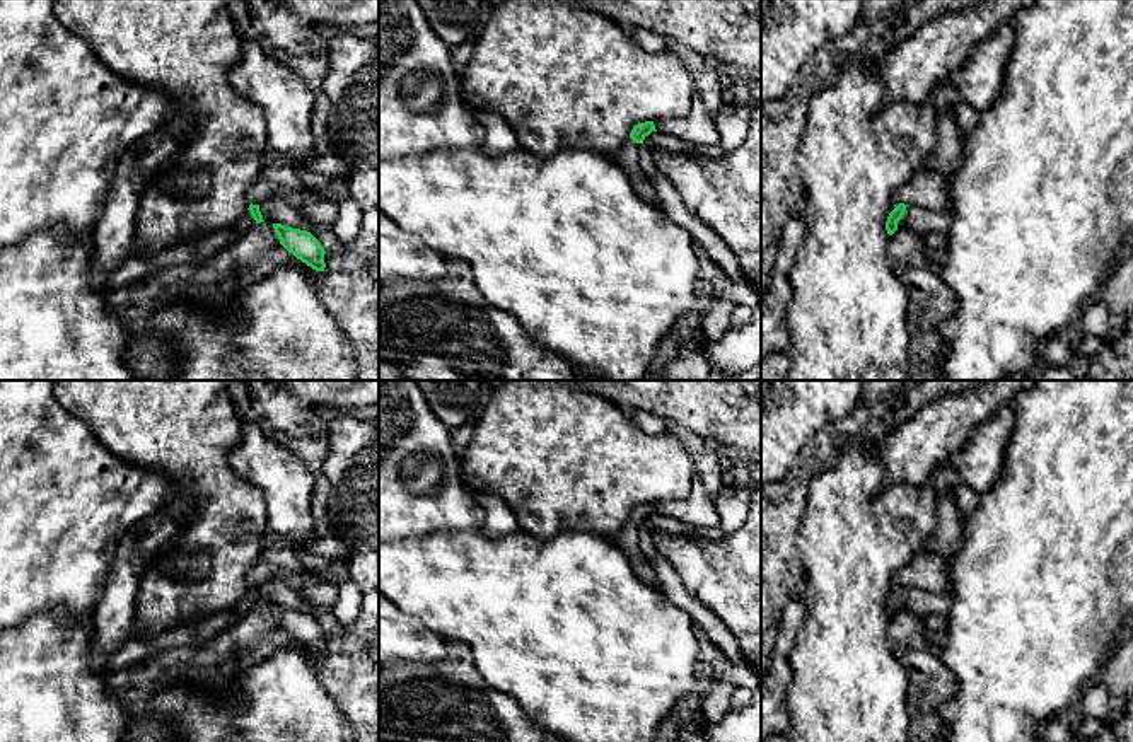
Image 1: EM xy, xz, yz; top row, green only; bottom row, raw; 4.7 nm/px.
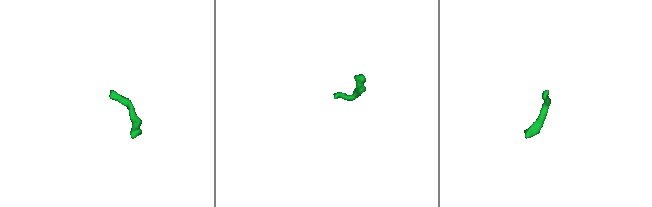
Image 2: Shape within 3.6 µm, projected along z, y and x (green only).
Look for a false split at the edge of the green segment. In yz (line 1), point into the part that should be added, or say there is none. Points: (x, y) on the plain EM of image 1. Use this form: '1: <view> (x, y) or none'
1: yz (920, 602)

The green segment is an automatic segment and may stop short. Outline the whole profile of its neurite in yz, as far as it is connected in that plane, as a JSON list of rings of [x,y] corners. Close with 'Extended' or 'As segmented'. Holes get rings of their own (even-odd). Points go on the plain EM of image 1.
[[[899,585],[887,599],[886,612],[892,617],[898,611],[908,611],[925,617],[928,614],[947,616],[952,607],[952,597],[947,592],[927,592]]]. Extended

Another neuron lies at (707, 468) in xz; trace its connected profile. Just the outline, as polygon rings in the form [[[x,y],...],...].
[[[636,411],[630,416],[647,433],[671,435],[677,438],[693,457],[694,476],[701,481],[706,495],[712,500],[718,496],[718,493],[725,486],[722,467],[718,462],[718,455],[706,445],[703,438],[688,432],[672,420],[665,420],[647,411]]]

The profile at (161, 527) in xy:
[[[159,510],[138,522],[119,541],[102,597],[92,612],[90,660],[96,670],[104,670],[111,653],[133,640],[135,600],[142,571],[162,544],[176,539],[183,524],[183,519]]]

